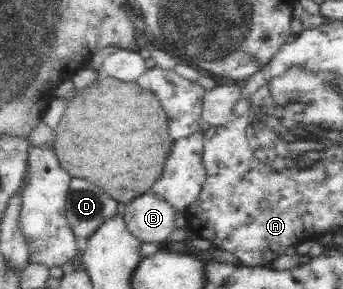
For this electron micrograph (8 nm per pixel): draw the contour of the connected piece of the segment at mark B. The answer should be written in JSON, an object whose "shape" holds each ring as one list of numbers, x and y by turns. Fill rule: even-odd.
{"shape":[[149,191,140,194,122,204,122,213,127,229,137,235,141,242,159,242,165,245,167,237,172,230,175,230,175,213,176,210,161,196]]}

